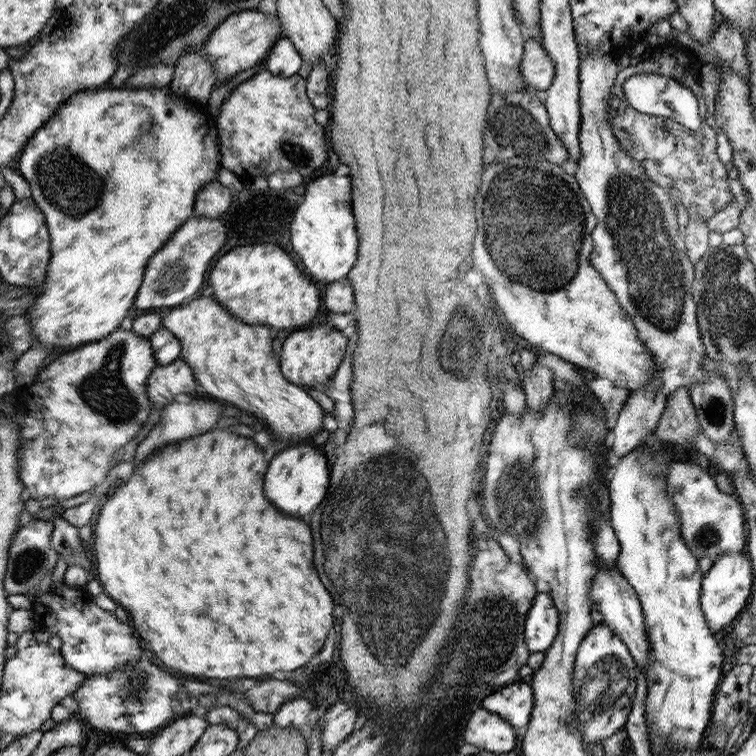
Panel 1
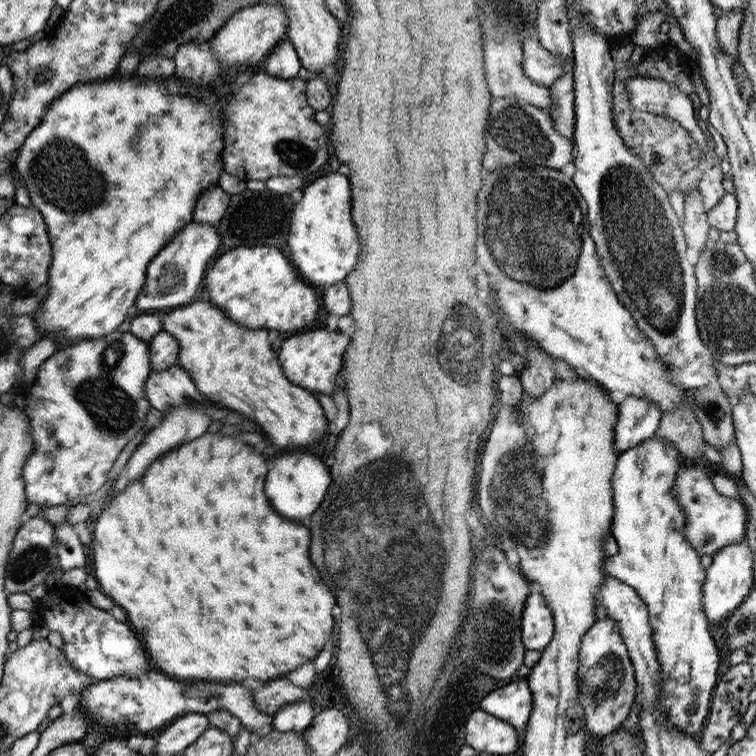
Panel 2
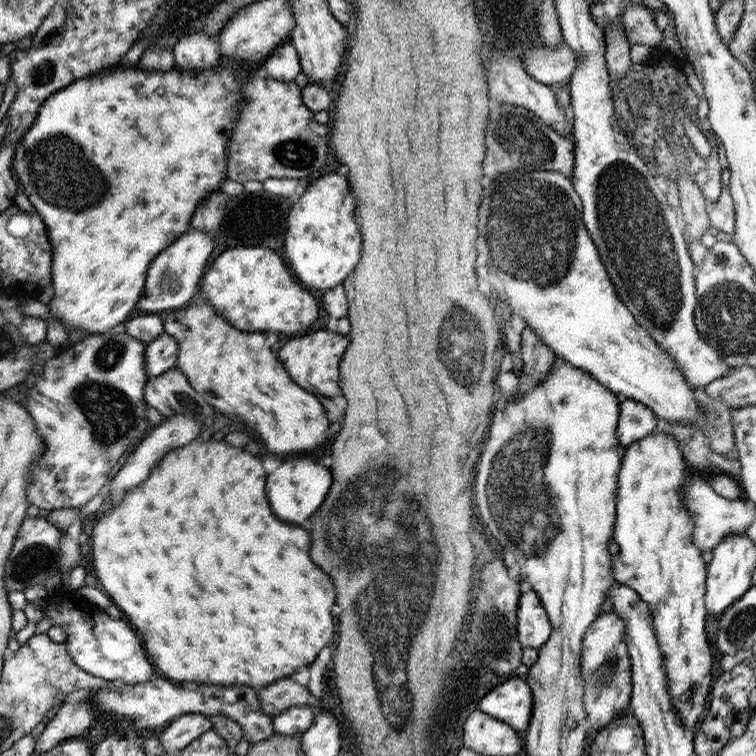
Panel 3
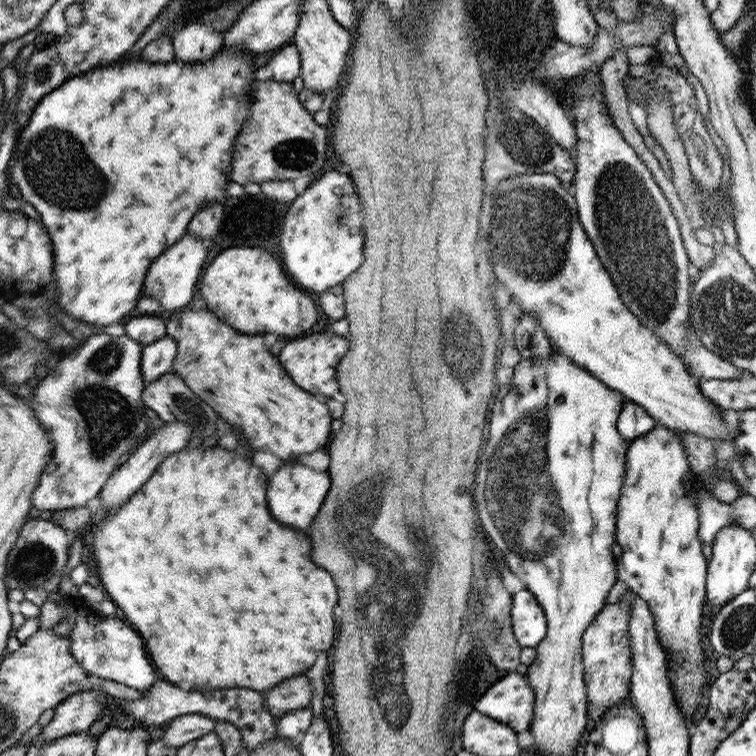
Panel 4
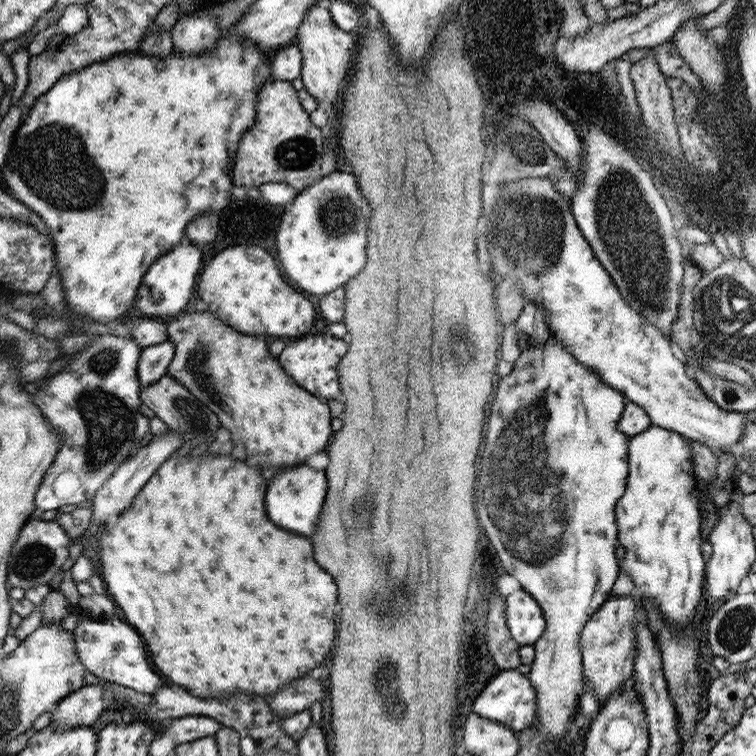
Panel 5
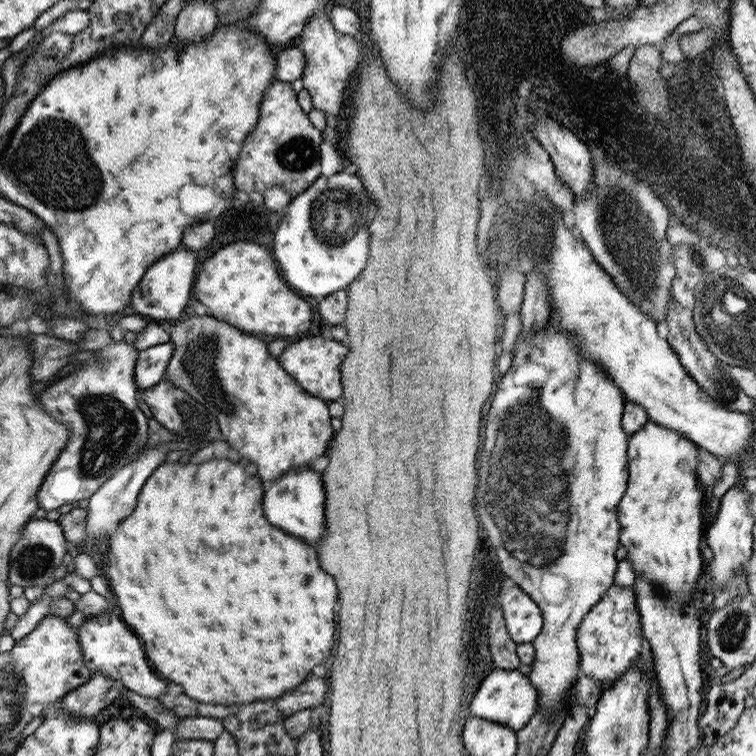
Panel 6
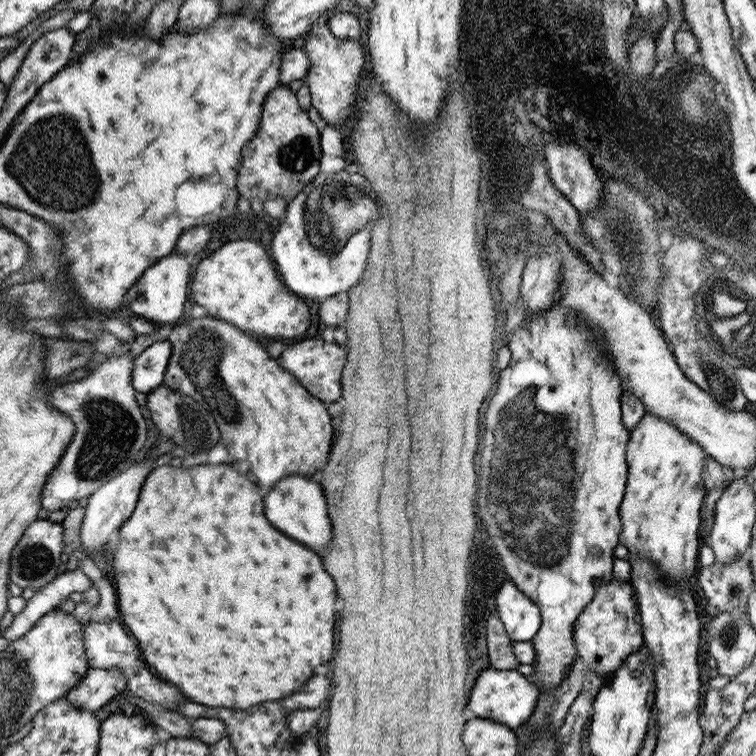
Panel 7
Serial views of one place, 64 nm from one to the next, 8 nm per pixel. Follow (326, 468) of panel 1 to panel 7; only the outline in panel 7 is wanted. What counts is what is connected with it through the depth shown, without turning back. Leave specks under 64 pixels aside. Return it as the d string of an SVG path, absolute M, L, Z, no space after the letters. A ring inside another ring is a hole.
M302 474L283 478L282 482L278 482L278 486L274 486L274 490L266 494L266 514L270 514L270 522L274 522L278 530L282 532L286 530L286 534L292 534L290 538L312 548L320 557L327 554L333 538L333 528L327 506L321 485L313 479L304 478Z

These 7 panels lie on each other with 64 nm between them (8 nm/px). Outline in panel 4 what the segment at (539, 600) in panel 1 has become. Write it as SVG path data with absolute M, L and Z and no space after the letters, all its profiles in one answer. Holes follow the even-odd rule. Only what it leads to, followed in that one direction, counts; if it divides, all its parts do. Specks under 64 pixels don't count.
M527 589L512 594L513 604L510 610L513 634L521 647L534 647L546 636L548 620L534 599L534 594Z

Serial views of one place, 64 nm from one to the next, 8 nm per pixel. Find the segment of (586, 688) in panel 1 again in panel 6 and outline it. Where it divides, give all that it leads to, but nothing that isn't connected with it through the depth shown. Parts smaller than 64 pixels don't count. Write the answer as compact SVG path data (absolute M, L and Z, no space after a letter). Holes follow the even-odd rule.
M615 584L610 586L578 626L576 639L581 659L580 670L584 675L602 682L601 691L609 689L622 678L622 674L633 668L634 660L639 657L642 638L641 619L633 590Z

